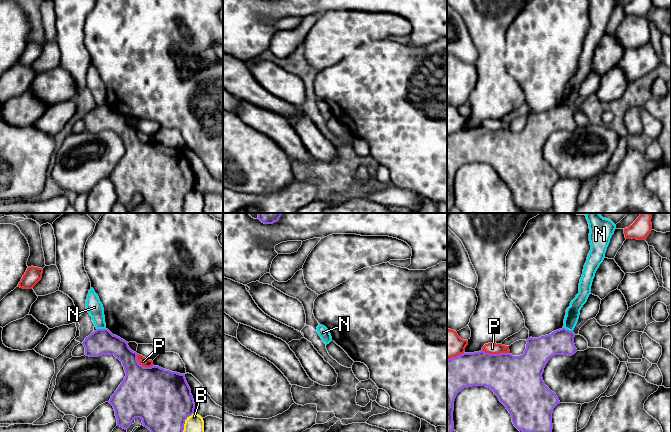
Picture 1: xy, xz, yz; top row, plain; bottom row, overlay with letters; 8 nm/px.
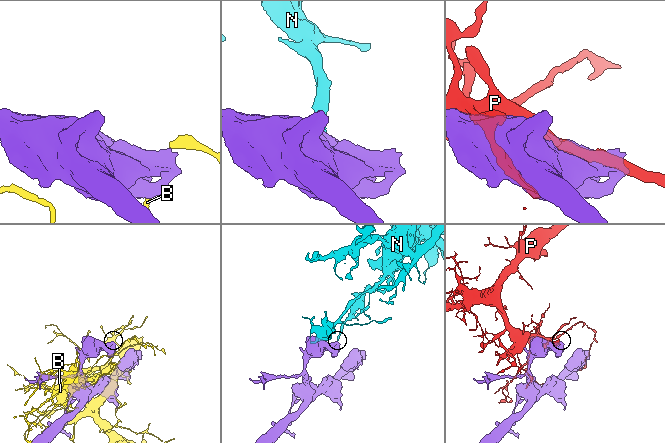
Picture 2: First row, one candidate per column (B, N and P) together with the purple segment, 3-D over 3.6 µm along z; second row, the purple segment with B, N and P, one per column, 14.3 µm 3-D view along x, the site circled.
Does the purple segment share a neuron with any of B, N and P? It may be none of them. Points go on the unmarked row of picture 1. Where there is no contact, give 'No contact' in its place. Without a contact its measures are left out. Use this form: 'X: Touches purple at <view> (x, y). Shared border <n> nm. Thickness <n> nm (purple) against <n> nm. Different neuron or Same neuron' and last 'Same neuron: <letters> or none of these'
B: Touches purple at xy (184, 199). Shared border 220 nm. Thickness 460 nm (purple) against 170 nm. Different neuron
N: Touches purple at yz (568, 106). Shared border 90 nm. Thickness 200 nm (purple) against 110 nm. Different neuron
P: Touches purple at yz (496, 130). Shared border 220 nm. Thickness 380 nm (purple) against 100 nm. Different neuron
Same neuron: none of these

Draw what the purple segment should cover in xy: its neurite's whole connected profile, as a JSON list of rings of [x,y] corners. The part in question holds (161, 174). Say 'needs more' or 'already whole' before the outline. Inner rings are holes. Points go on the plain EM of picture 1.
already whole | [[[97,105],[82,118],[85,131],[99,133],[114,131],[122,138],[126,152],[108,177],[114,184],[117,202],[127,206],[135,194],[142,195],[153,213],[184,213],[185,196],[194,190],[195,179],[185,151],[159,142],[143,143],[128,118],[113,111],[108,105]]]

